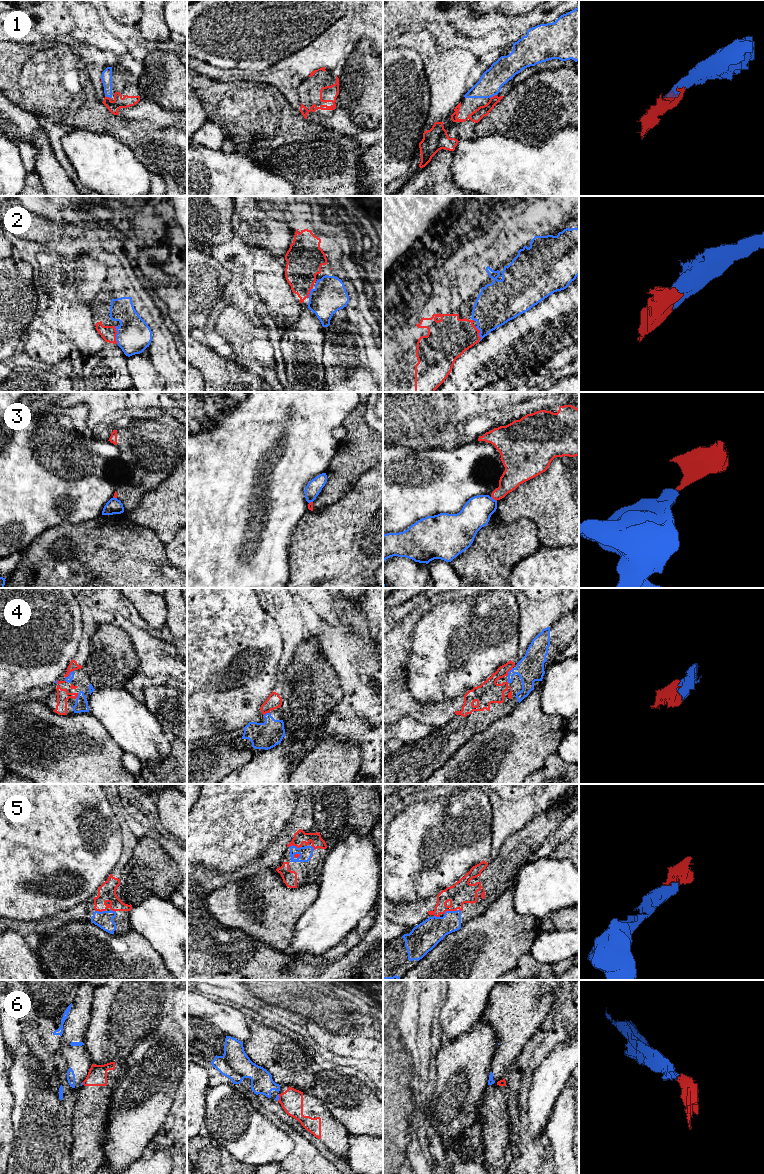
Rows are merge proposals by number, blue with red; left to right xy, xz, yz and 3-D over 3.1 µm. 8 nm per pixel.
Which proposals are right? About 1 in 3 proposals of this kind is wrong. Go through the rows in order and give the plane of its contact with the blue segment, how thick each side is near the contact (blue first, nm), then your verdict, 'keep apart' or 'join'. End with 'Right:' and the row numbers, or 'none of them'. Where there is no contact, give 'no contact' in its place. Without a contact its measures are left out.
1: meets blue in yz; 190 nm thick on the blue side, 90 nm on the other; join
2: meets blue in xy; 280 nm thick on the blue side, 120 nm on the other; join
3: meets blue in yz; 240 nm thick on the blue side, 170 nm on the other; keep apart
4: meets blue in xy; 50 nm thick on the blue side, 70 nm on the other; join
5: meets blue in yz; 220 nm thick on the blue side, 180 nm on the other; join
6: meets blue in xz; 30 nm thick on the blue side, 180 nm on the other; keep apart
Right: 1, 2, 4, 5

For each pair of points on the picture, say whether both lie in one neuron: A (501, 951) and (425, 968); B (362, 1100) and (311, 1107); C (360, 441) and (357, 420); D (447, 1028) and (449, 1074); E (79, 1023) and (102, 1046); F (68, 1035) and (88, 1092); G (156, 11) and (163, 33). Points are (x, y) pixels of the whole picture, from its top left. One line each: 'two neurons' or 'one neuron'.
A: one neuron
B: two neurons
C: one neuron
D: two neurons
E: two neurons
F: two neurons
G: one neuron

